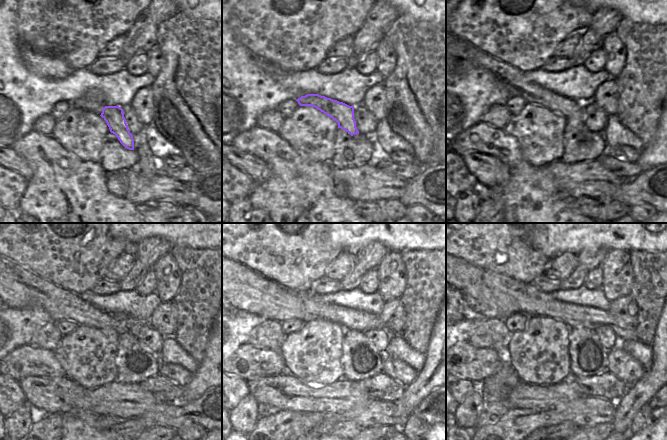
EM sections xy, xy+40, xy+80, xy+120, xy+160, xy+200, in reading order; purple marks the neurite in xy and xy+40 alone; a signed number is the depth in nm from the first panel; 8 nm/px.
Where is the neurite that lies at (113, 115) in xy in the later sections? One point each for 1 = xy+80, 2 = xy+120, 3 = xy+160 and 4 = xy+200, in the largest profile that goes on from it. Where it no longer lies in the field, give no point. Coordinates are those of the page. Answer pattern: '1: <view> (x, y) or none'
1: xy+80 (511, 76)
2: xy+120 (63, 300)
3: xy+160 (288, 300)
4: xy+200 (510, 310)

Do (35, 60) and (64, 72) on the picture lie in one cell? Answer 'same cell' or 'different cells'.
same cell

